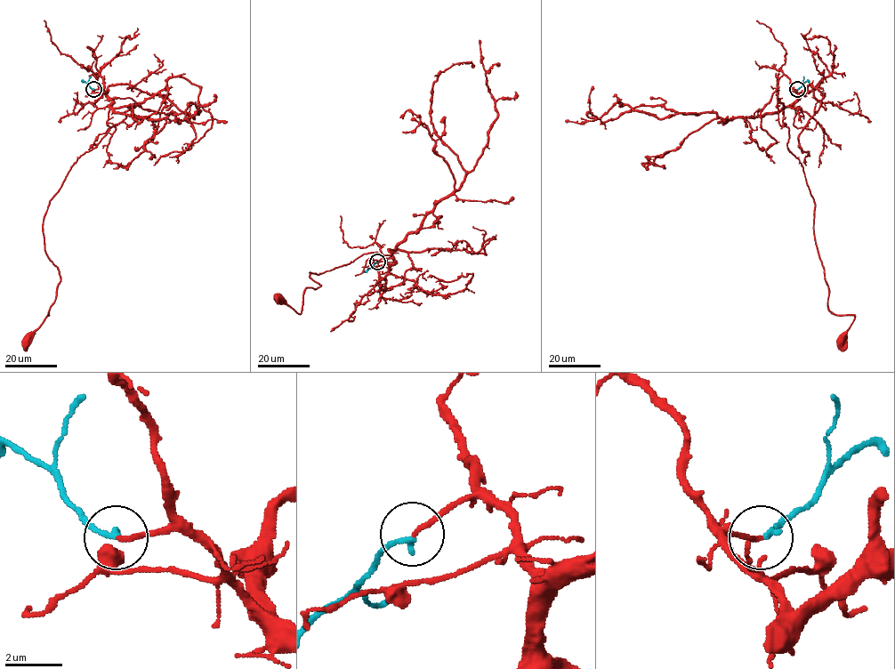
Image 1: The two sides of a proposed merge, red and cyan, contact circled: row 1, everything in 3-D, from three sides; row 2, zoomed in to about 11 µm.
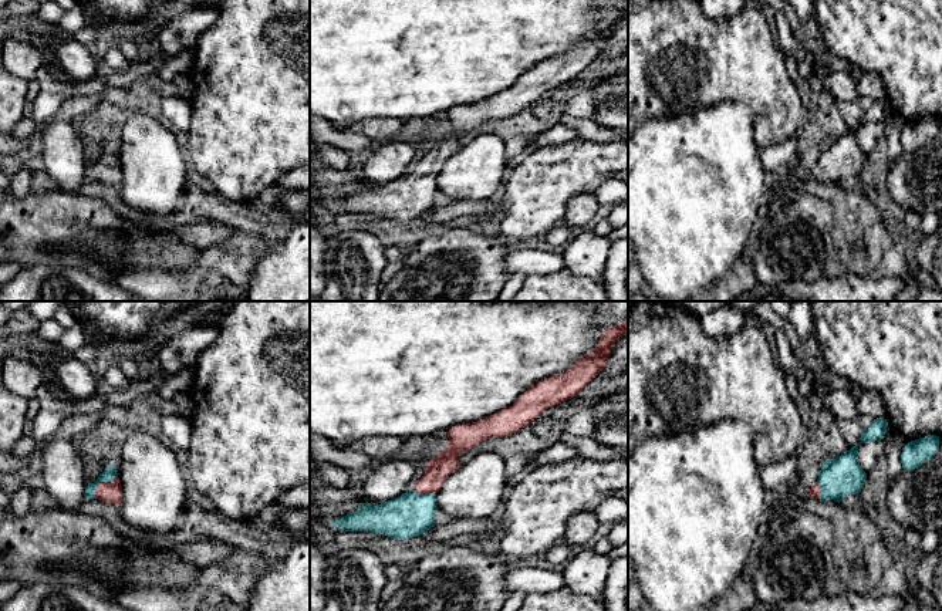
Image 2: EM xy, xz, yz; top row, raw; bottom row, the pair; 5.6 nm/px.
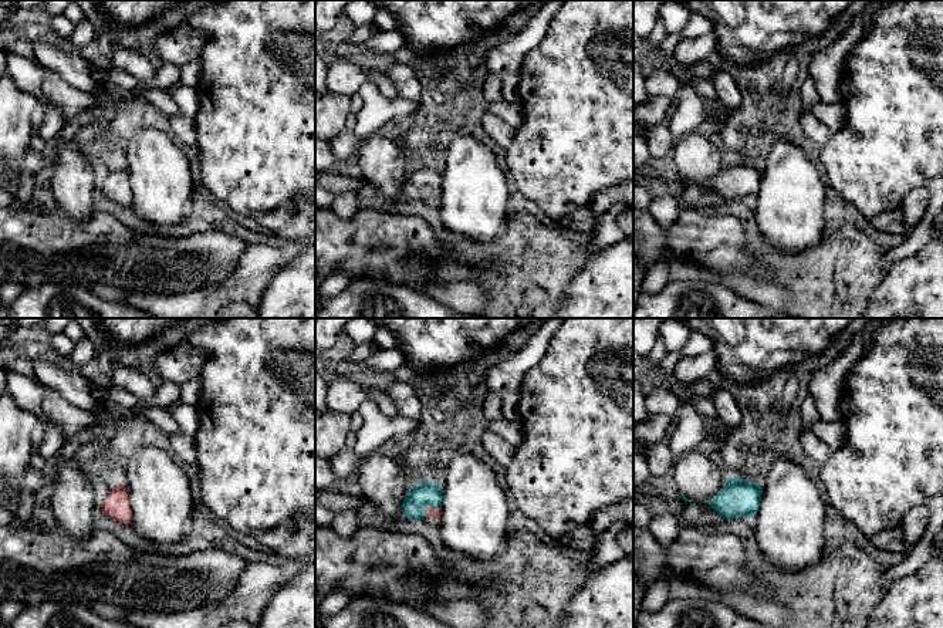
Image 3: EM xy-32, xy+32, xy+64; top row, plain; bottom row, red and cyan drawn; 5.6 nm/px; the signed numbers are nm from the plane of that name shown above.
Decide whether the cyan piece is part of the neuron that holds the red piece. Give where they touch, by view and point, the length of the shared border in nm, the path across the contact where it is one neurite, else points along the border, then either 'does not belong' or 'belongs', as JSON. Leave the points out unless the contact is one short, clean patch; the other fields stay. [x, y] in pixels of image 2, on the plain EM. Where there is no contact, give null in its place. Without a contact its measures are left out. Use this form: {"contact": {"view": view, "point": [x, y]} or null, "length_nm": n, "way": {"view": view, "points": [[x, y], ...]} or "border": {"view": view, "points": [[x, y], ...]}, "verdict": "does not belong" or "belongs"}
{"contact": {"view": "xy", "point": [100, 164]}, "length_nm": 180, "way": {"view": "xy", "points": [[111, 174], [100, 164], [110, 155]]}, "verdict": "belongs"}

